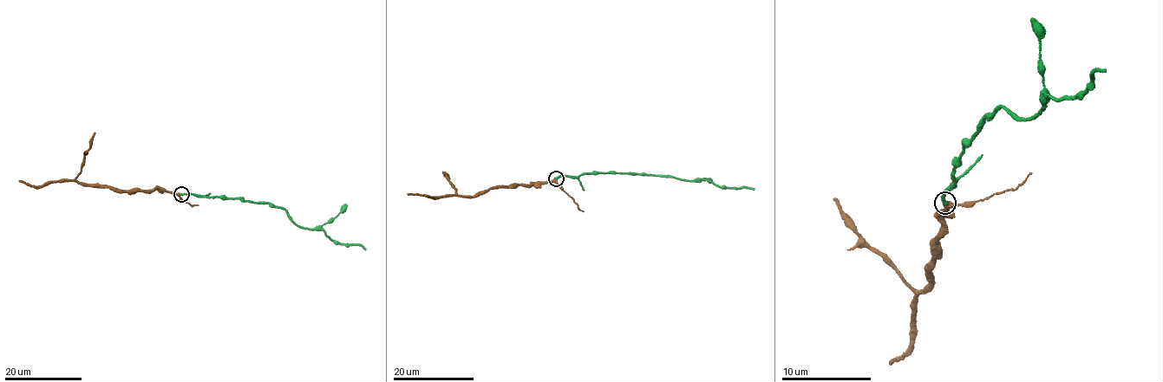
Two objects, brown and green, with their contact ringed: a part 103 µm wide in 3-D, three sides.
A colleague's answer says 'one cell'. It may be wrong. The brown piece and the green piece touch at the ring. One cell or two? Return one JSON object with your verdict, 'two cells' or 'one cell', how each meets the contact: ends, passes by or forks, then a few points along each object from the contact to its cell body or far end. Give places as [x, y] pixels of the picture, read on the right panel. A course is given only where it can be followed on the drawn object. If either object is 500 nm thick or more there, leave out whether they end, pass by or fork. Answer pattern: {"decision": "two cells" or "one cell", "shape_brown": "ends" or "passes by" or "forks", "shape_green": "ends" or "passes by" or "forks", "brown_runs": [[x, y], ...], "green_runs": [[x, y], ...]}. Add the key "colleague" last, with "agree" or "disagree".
{"decision": "one cell", "shape_brown": "passes by", "shape_green": "ends", "brown_runs": [[945, 203], [938, 213], [944, 217], [940, 232], [930, 244], [929, 284], [911, 306], [909, 349], [890, 365]], "green_runs": [[945, 203], [960, 156], [999, 106], [1028, 119], [1048, 94], [1075, 98], [1105, 72]], "colleague": "agree"}

